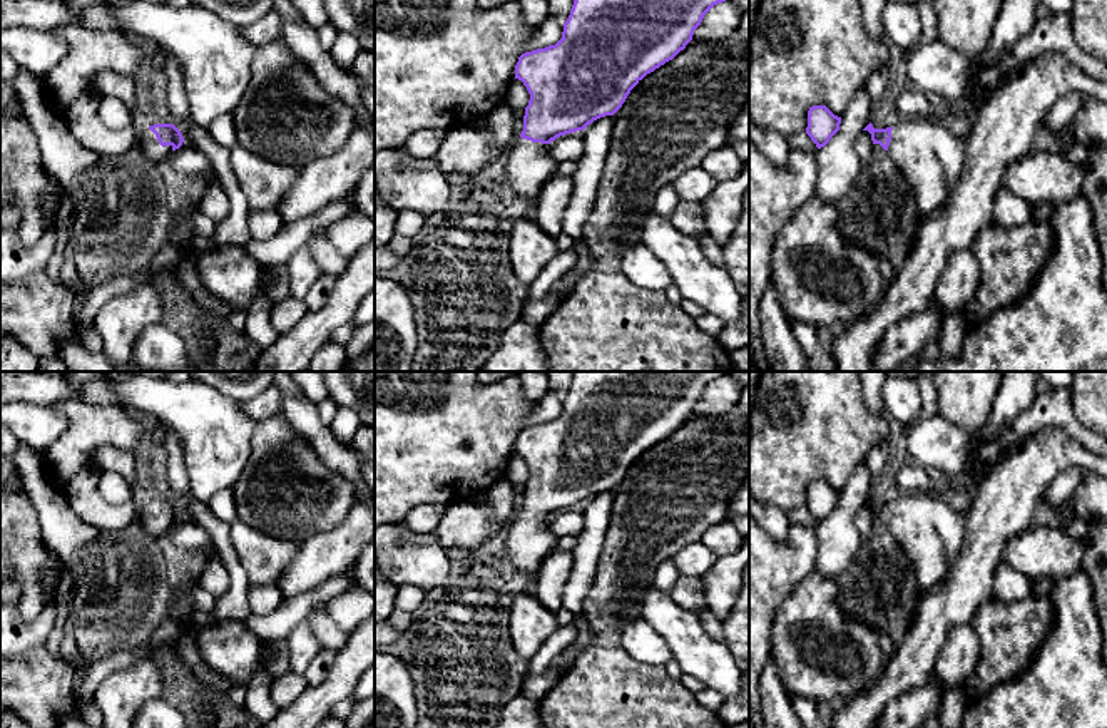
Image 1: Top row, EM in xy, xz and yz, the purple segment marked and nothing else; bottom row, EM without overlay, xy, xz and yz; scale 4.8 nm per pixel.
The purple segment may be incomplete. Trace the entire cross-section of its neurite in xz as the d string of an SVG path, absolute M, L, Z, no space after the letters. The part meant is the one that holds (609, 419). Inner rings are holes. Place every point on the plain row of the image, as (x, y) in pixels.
M575 372L564 398L562 413L555 420L525 427L515 440L515 454L530 469L523 490L523 505L507 531L507 559L532 579L545 557L555 551L557 537L548 532L548 519L560 510L584 505L594 495L614 490L630 465L650 447L672 435L692 415L704 390L731 372Z

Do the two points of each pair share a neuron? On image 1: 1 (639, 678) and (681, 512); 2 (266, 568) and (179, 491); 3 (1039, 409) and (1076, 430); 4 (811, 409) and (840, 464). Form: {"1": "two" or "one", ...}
{"1": "one", "2": "two", "3": "one", "4": "one"}

